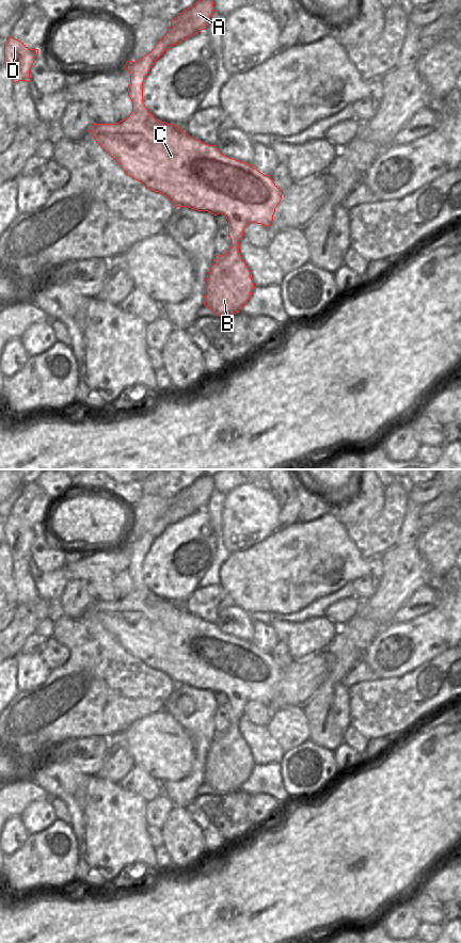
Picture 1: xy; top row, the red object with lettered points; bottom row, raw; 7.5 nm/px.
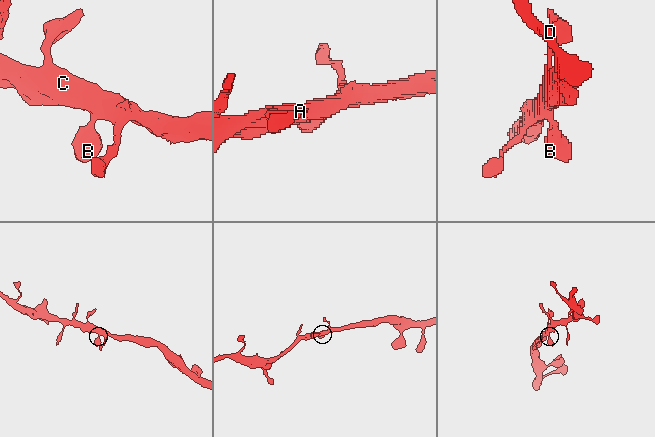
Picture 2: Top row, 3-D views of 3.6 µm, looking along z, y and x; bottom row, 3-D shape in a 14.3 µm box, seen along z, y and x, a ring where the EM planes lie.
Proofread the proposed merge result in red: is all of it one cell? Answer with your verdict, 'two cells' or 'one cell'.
one cell

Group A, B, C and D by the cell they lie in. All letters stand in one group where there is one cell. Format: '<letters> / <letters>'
A B C D

